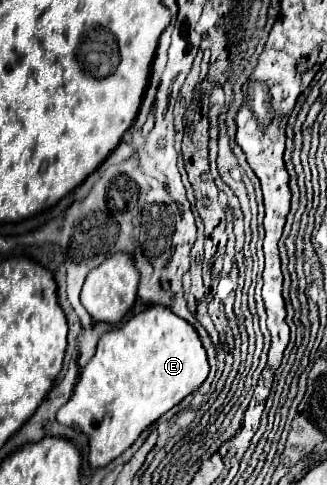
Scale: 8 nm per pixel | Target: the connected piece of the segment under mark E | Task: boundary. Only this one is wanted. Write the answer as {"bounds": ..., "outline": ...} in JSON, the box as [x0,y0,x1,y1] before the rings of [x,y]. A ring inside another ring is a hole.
{"bounds":[56,305,206,469],"outline":[[[152,305],[142,313],[134,315],[120,329],[114,329],[100,337],[94,357],[80,373],[80,379],[74,387],[74,395],[64,407],[60,407],[56,419],[58,423],[74,427],[88,435],[88,465],[92,469],[106,467],[110,461],[122,455],[148,425],[152,425],[158,417],[162,417],[166,411],[178,405],[186,395],[196,391],[206,377],[206,351],[194,327],[178,315],[174,315],[168,307]]]}

